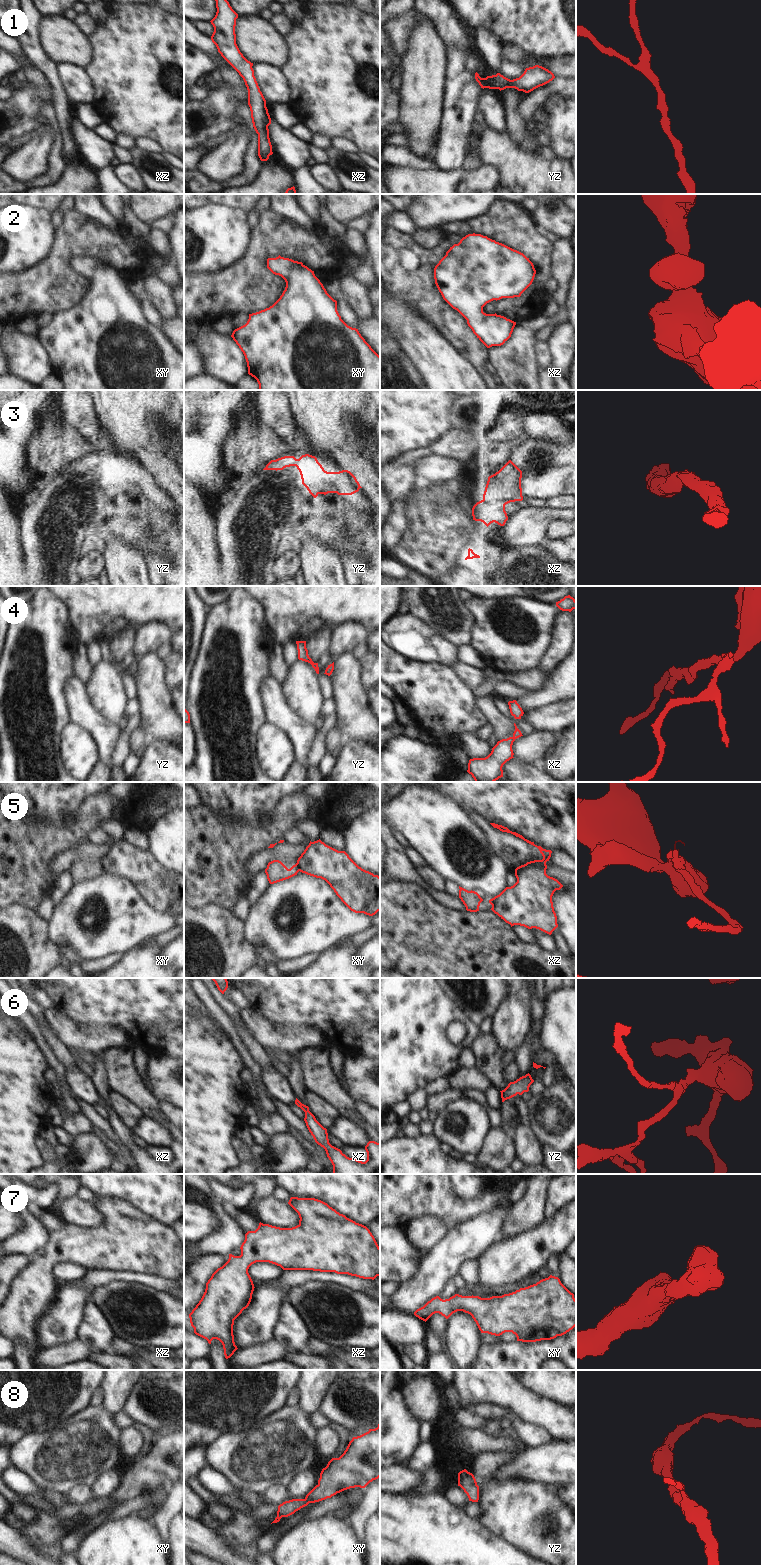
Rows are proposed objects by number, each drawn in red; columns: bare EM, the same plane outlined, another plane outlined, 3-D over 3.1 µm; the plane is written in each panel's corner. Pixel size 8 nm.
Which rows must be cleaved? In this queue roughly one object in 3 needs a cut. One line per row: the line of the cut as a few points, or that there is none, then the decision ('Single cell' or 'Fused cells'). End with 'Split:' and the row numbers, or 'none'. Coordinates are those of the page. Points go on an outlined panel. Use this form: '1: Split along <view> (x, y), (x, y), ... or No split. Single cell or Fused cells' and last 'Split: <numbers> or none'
1: No split. Single cell
2: No split. Single cell
3: No split. Single cell
4: No split. Single cell
5: Split along xy (296, 863), (299, 870). Fused cells
6: No split. Single cell
7: No split. Single cell
8: No split. Single cell
Split: 5

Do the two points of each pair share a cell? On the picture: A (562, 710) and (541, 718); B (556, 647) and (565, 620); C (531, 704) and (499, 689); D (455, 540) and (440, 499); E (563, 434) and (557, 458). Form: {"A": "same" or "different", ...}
{"A": "same", "B": "same", "C": "different", "D": "same", "E": "different"}

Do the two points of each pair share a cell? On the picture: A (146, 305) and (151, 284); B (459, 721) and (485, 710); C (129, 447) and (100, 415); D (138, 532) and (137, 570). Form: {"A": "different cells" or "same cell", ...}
{"A": "different cells", "B": "different cells", "C": "same cell", "D": "different cells"}

